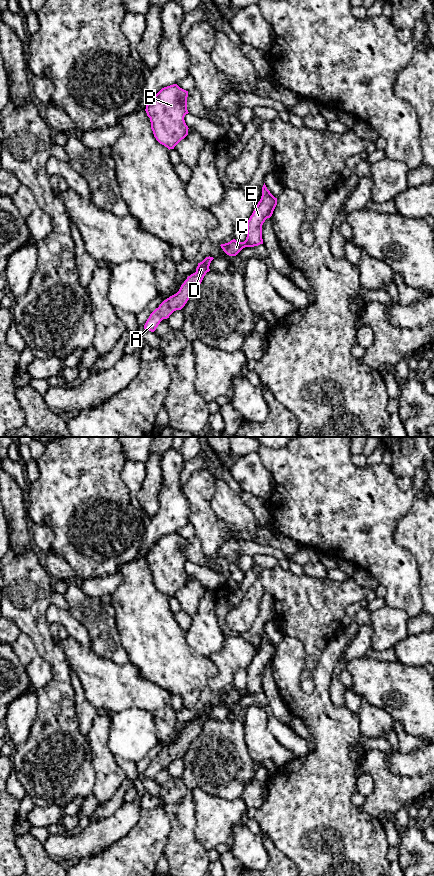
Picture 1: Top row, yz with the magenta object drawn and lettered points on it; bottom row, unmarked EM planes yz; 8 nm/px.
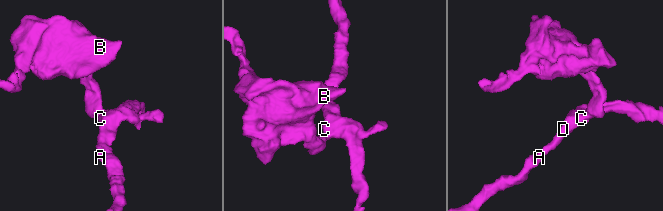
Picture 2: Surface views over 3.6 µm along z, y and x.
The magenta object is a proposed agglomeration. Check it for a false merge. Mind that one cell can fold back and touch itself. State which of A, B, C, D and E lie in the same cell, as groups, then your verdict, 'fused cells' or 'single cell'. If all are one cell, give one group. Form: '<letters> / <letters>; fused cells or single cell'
A B C D E; single cell

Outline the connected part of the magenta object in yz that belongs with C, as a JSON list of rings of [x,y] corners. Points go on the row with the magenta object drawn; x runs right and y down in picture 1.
[[[265,183],[262,187],[262,196],[252,215],[247,221],[247,237],[244,242],[235,239],[228,243],[221,244],[223,251],[229,256],[236,256],[245,247],[254,247],[263,244],[262,225],[267,218],[270,218],[277,205],[275,198],[267,189]]]

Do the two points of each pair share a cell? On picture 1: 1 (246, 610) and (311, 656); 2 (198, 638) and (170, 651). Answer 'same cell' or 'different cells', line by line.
1: same cell
2: different cells

